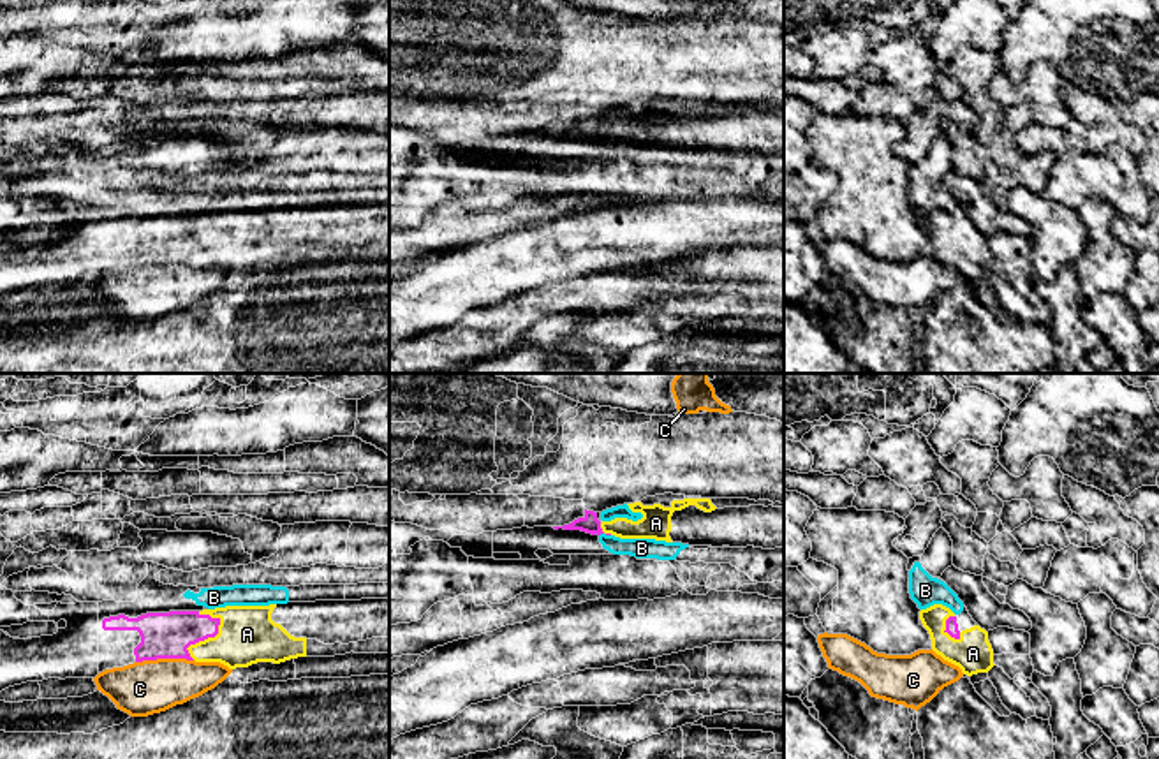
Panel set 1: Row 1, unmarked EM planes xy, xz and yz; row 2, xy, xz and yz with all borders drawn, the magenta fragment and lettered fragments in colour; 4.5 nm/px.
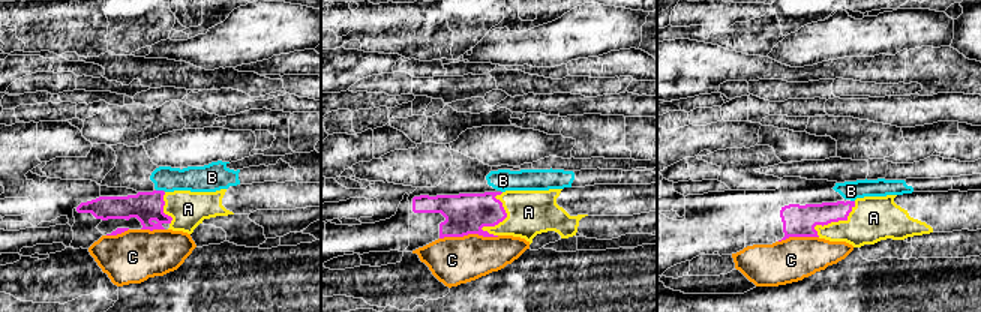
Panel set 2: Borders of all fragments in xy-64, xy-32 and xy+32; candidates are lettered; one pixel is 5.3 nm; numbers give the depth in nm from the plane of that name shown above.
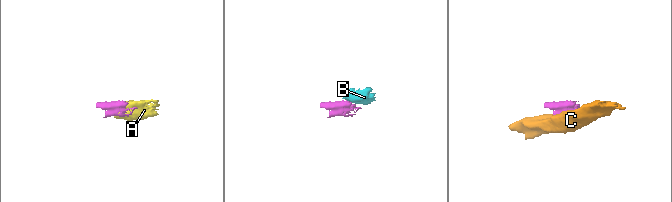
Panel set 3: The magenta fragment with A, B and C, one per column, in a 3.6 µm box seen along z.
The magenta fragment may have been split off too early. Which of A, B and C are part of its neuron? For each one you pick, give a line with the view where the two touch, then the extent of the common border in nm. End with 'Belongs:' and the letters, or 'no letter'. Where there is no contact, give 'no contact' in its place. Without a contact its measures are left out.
A: xy | 240 nm
Belongs: A

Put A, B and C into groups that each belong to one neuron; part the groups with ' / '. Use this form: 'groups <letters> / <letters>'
groups A / B / C

